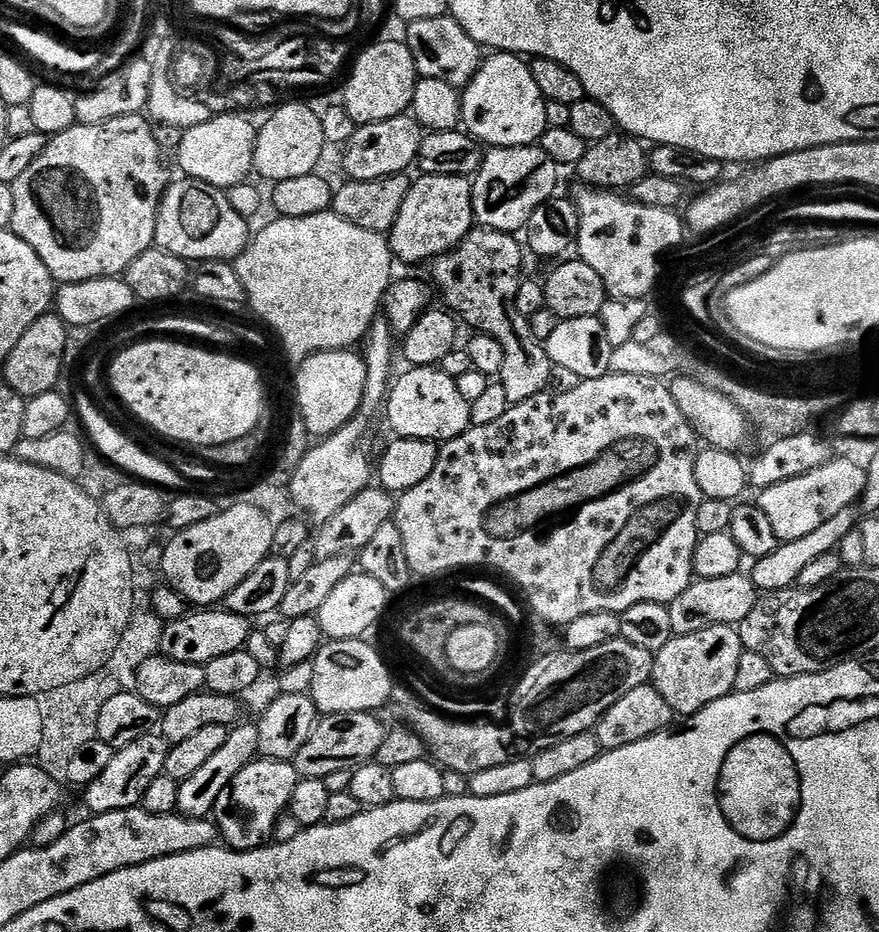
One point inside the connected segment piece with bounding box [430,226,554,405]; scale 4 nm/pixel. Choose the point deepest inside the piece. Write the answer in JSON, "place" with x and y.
{"place":[479,279]}

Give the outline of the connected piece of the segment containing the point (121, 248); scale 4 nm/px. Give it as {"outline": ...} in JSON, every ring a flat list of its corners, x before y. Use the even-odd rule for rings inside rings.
{"outline":[[143,115,123,116,122,118,110,118,110,122,101,124,78,124,65,132,59,132,57,136,51,137,48,145,34,158,33,164,25,170,22,178,12,185,14,190,14,218,12,219,11,231,15,232,22,242,26,242,42,258,46,270,50,270,52,279,60,284,73,284,74,282,86,282,87,280,97,280,103,276,119,277,127,273,130,262,138,258,148,248,153,247,156,242,156,219,160,209,160,199,164,196,164,191,168,189,170,175,168,168,164,165,165,157,162,155,158,142,154,142,152,124]]}

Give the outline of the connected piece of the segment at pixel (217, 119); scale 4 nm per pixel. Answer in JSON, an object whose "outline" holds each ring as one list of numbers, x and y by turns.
{"outline":[[213,114,209,120,202,122,202,126,184,129,182,146,174,153,174,160,180,163,180,168,189,180,201,180,215,188,230,189,235,184,245,183,254,172,254,150,256,149,257,125,251,124,244,114,228,114,232,116,220,116]]}

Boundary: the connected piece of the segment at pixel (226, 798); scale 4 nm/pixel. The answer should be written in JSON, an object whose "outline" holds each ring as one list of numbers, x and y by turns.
{"outline":[[257,758,241,770,218,794,210,817,219,839,227,847,238,852,251,852,253,848,265,847,273,839,276,823,288,812,288,803,294,786,302,777,295,766,286,760]]}

